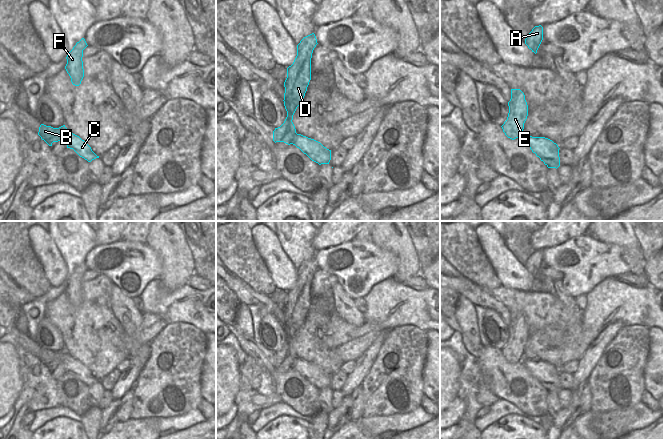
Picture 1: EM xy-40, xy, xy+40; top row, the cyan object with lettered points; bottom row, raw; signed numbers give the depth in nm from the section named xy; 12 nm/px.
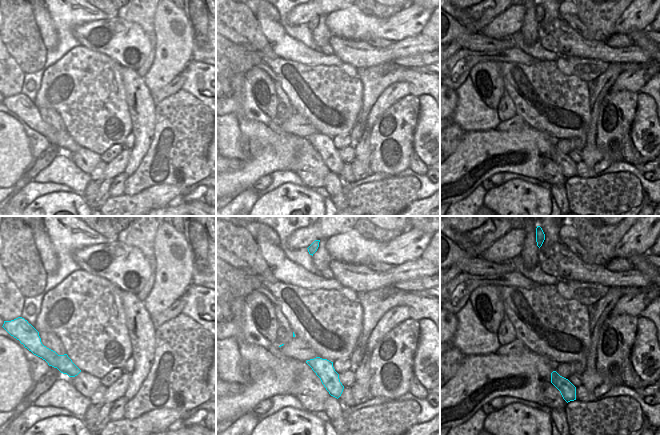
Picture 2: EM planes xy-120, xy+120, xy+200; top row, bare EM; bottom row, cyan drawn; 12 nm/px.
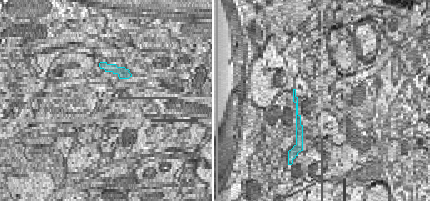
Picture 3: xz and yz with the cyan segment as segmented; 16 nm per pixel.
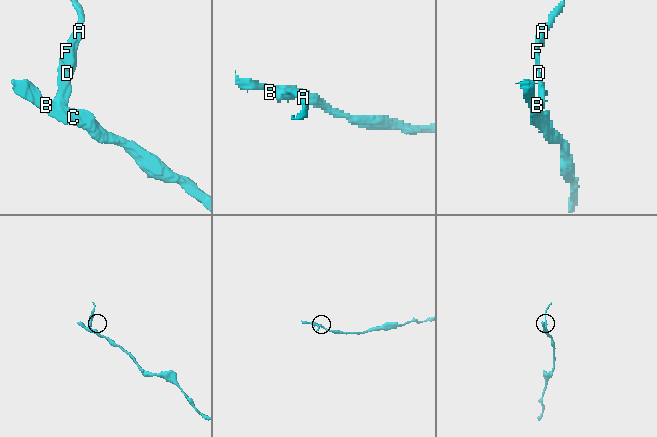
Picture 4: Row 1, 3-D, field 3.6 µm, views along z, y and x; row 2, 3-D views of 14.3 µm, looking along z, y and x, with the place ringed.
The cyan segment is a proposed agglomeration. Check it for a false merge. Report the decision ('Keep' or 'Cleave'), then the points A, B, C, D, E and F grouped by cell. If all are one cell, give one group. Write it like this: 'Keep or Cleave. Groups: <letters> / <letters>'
Cleave. Groups: A D E F / B C.

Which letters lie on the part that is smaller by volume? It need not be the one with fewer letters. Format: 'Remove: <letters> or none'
Remove: A, D, E, F

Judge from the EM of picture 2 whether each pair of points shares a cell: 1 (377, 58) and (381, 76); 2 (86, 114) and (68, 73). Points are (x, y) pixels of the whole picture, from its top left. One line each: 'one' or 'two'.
1: two
2: one

